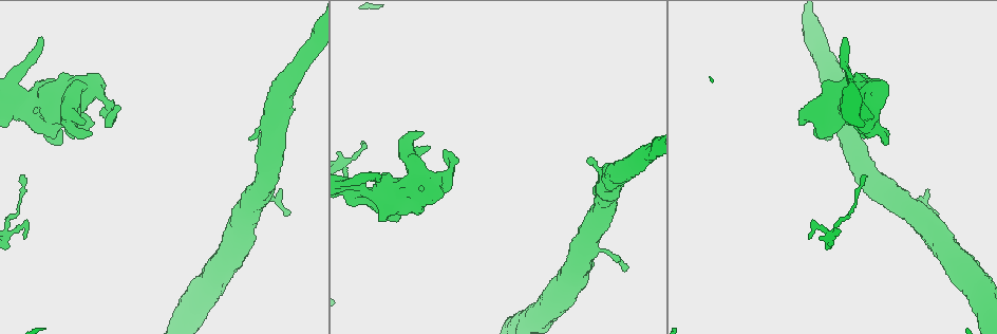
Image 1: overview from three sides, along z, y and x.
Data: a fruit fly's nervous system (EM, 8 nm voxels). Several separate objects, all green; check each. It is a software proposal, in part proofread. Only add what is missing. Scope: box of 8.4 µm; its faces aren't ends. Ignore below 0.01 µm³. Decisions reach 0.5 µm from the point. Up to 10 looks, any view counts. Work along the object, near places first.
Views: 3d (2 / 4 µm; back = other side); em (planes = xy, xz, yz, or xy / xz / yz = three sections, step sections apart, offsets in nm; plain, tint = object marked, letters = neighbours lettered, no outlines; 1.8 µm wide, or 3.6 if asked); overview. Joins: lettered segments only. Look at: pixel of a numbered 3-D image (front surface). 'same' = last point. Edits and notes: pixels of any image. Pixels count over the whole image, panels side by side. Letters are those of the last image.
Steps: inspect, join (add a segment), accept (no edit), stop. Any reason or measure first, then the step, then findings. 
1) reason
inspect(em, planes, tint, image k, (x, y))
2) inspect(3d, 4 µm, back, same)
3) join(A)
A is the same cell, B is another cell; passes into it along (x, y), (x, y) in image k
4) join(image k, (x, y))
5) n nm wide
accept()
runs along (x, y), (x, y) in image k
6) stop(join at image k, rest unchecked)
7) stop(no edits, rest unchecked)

thick end
inspect(em, 3.6 µm, planes, letters, image 1, (84, 121))

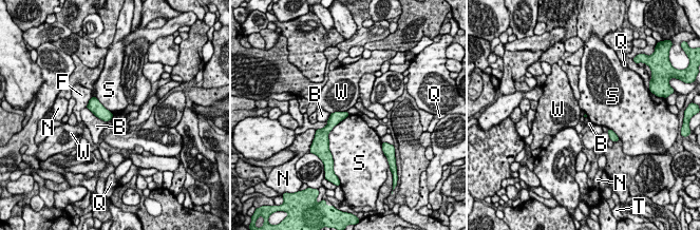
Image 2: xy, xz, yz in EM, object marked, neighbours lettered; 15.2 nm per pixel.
accept()
B, F, N, Q, S, T and W are other cells; border along (348, 114), (328, 133), (328, 145) in image 2; no lettered segment goes on from it

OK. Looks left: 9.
three-way junction
inspect(em, xz, step 8, letters, image 1, (349, 187))

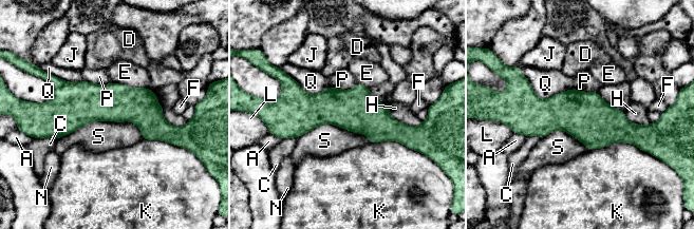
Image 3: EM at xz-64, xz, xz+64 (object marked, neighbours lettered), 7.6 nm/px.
300 nm wide
accept()
A, C, D, E, F, H, J, K, L, N, P, Q and S are other cells; border along (143, 135), (91, 121), (56, 139) in image 3; no lettered segment goes on from it

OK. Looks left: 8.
tapers out
inspect(em, planes, tint, image 1, (360, 143))

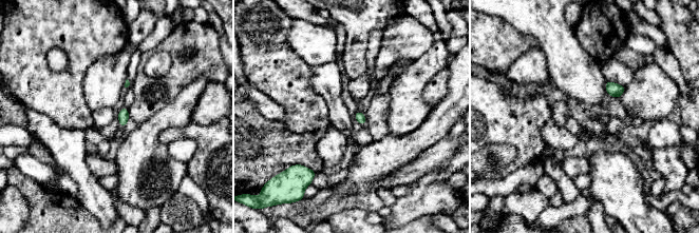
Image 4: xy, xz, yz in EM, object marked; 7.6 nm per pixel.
what lies round it
inspect(em, planes, letters, same)

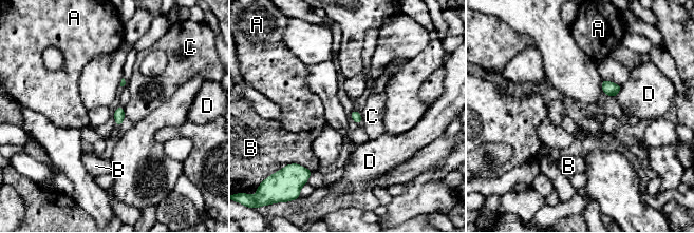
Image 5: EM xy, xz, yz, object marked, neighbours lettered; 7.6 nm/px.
80 nm wide
accept()
A, B, C and D are other cells; border along (125, 108), (124, 115) in image 5; no lettered segment goes on from it

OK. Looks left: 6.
branch stops here
inspect(em, xy, step 8, tint, image 1, (377, 178))

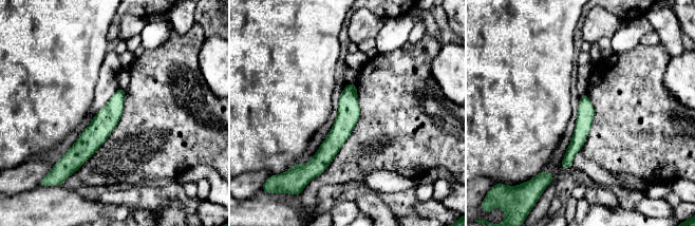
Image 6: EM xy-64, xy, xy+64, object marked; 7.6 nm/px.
inspect(em, planes, letters, same)

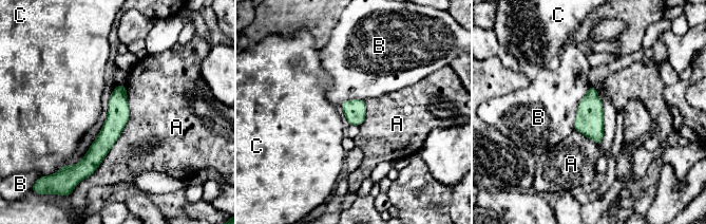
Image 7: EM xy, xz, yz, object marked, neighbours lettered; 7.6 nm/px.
A touches over 800 nm
accept()
A, B and C are other cells; no lettered segment goes on from it

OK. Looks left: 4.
stop(no edits, rest unchecked)

